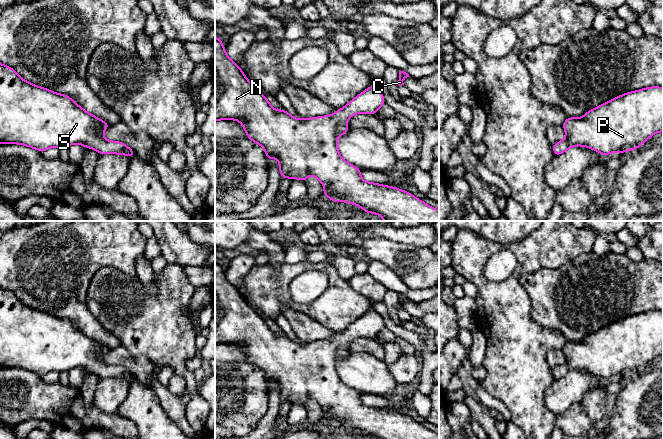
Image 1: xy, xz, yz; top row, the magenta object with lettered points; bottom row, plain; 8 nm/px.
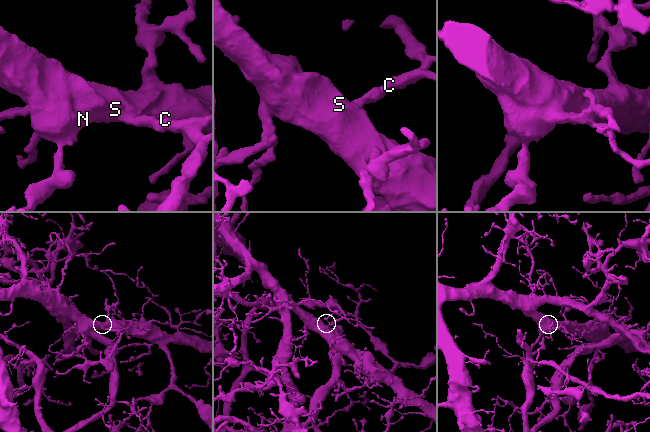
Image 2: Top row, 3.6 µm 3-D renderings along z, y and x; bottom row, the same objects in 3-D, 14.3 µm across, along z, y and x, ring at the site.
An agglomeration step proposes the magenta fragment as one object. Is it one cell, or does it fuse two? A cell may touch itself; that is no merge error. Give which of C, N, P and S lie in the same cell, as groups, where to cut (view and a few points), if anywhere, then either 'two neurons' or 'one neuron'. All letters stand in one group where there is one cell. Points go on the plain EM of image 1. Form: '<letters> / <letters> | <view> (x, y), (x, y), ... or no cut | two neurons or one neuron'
C N P S | no cut | one neuron

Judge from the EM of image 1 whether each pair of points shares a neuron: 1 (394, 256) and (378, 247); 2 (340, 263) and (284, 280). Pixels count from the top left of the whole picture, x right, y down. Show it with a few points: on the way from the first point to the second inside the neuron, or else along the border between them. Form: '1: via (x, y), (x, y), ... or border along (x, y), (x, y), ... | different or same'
1: via (390, 253), (382, 250) | same
2: border along (310, 261), (329, 262), (337, 273), (348, 281) | different

